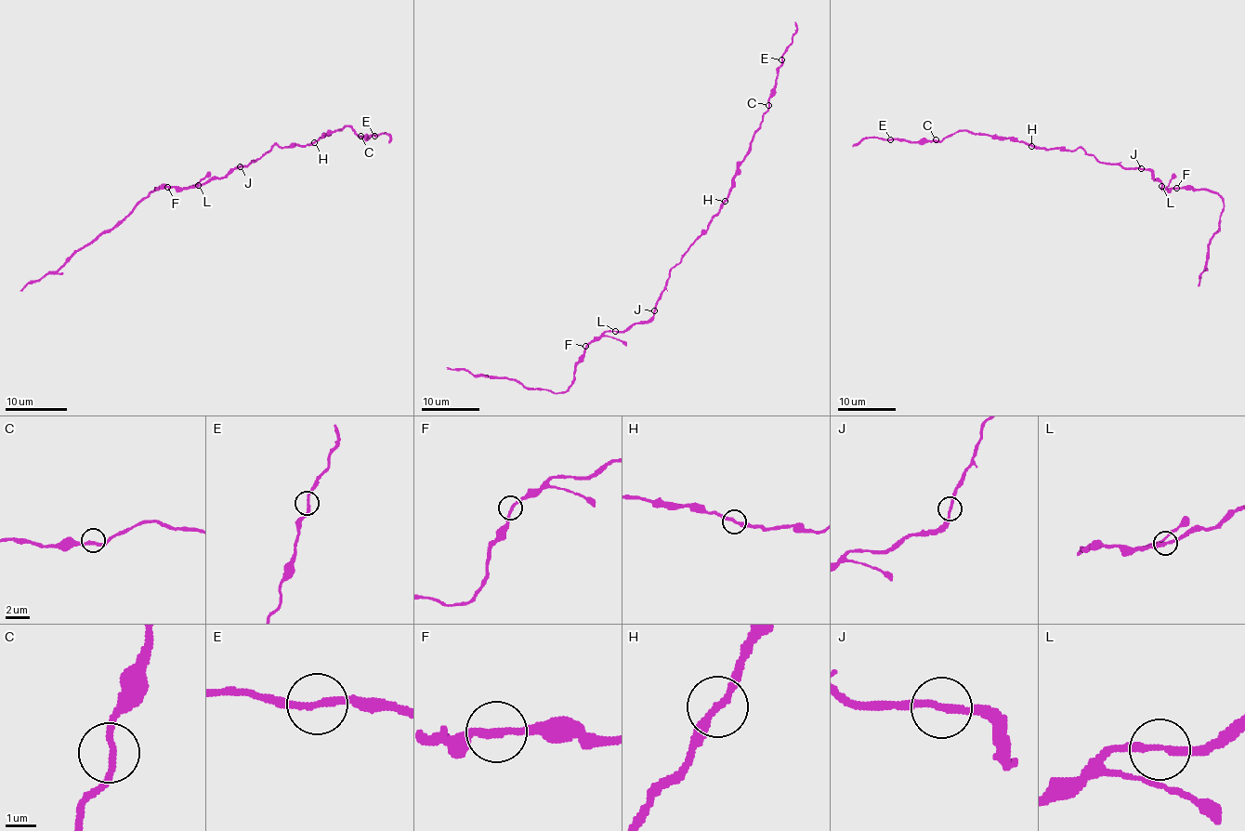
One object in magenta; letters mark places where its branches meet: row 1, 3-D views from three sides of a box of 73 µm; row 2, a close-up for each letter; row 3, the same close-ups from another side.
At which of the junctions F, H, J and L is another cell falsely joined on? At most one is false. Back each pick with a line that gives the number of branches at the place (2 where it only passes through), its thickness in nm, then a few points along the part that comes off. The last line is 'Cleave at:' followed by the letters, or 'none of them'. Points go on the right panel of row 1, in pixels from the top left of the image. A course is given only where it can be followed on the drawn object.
H: 2 | 240 nm | (1031, 145), (1015, 139), (959, 131), (939, 141), (913, 142), (865, 138), (852, 147)
Cleave at: H

